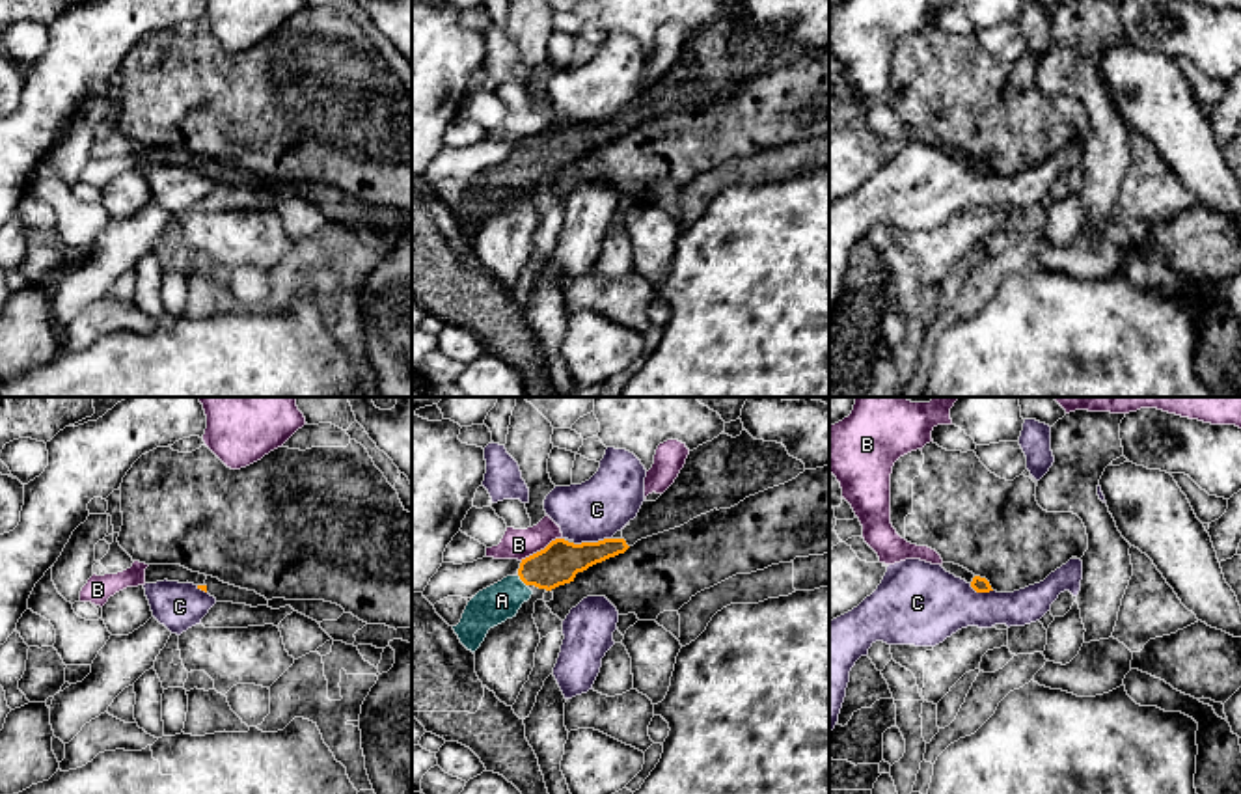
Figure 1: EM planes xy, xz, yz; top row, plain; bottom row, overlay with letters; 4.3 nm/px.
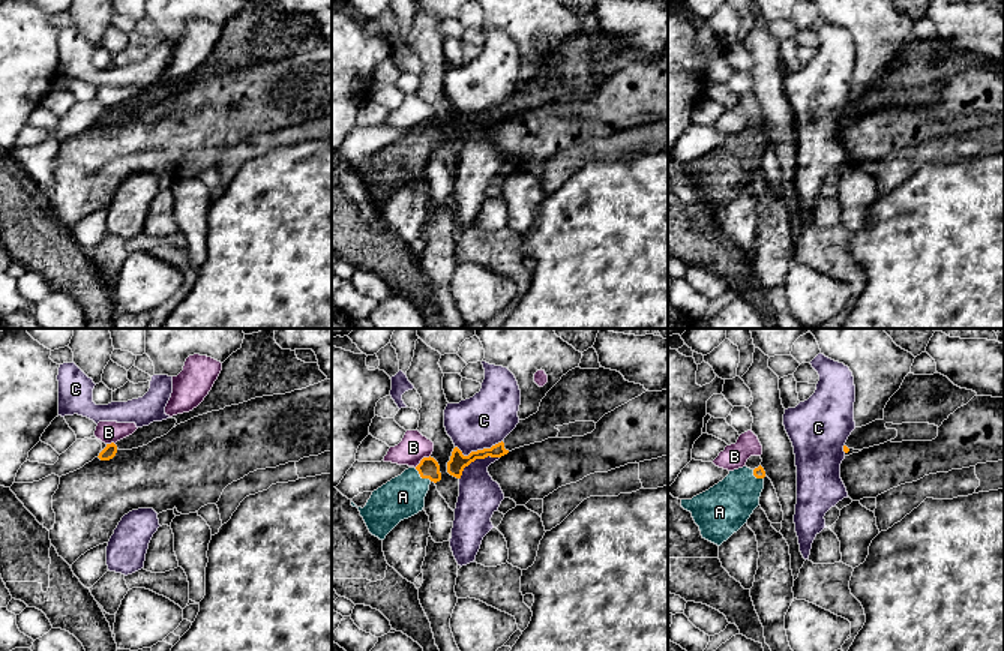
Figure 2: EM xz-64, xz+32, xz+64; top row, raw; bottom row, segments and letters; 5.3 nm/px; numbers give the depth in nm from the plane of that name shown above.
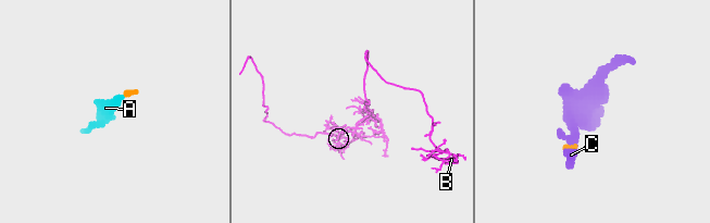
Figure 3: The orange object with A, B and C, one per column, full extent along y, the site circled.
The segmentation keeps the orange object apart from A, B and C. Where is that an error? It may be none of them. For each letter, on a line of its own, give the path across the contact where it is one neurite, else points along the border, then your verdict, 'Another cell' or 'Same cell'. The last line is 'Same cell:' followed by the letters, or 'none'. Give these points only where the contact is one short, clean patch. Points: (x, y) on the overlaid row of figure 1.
A: Path across: xz (559, 561), (520, 578), (502, 601). Same cell
B: Boundary: xz (561, 537), (520, 560). Another cell
C: Boundary: xz (610, 537), (572, 543). Another cell
Same cell: A

